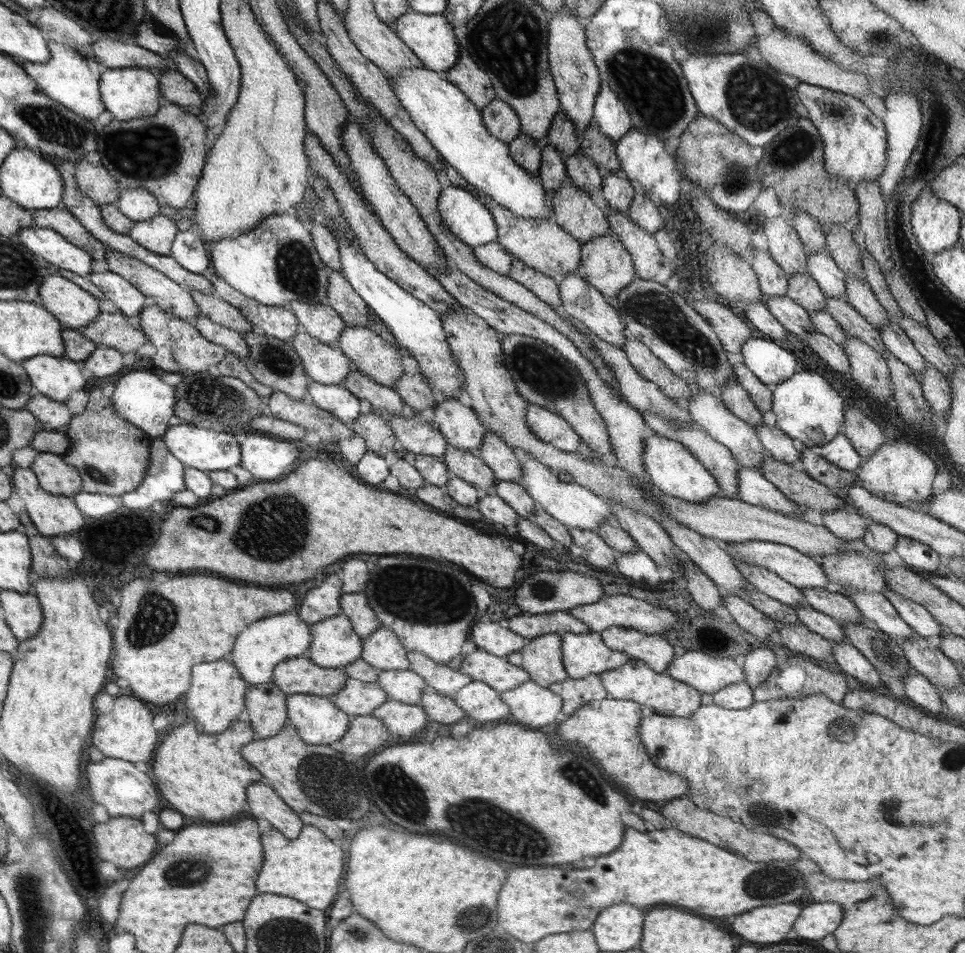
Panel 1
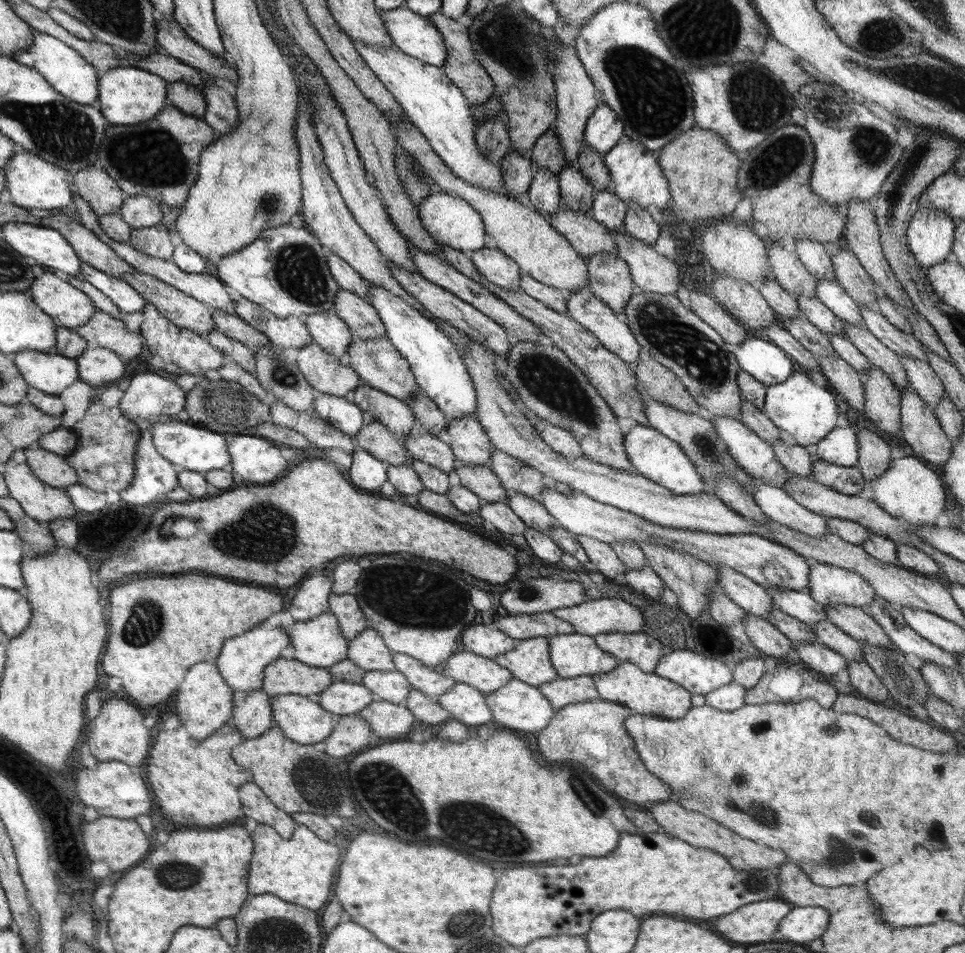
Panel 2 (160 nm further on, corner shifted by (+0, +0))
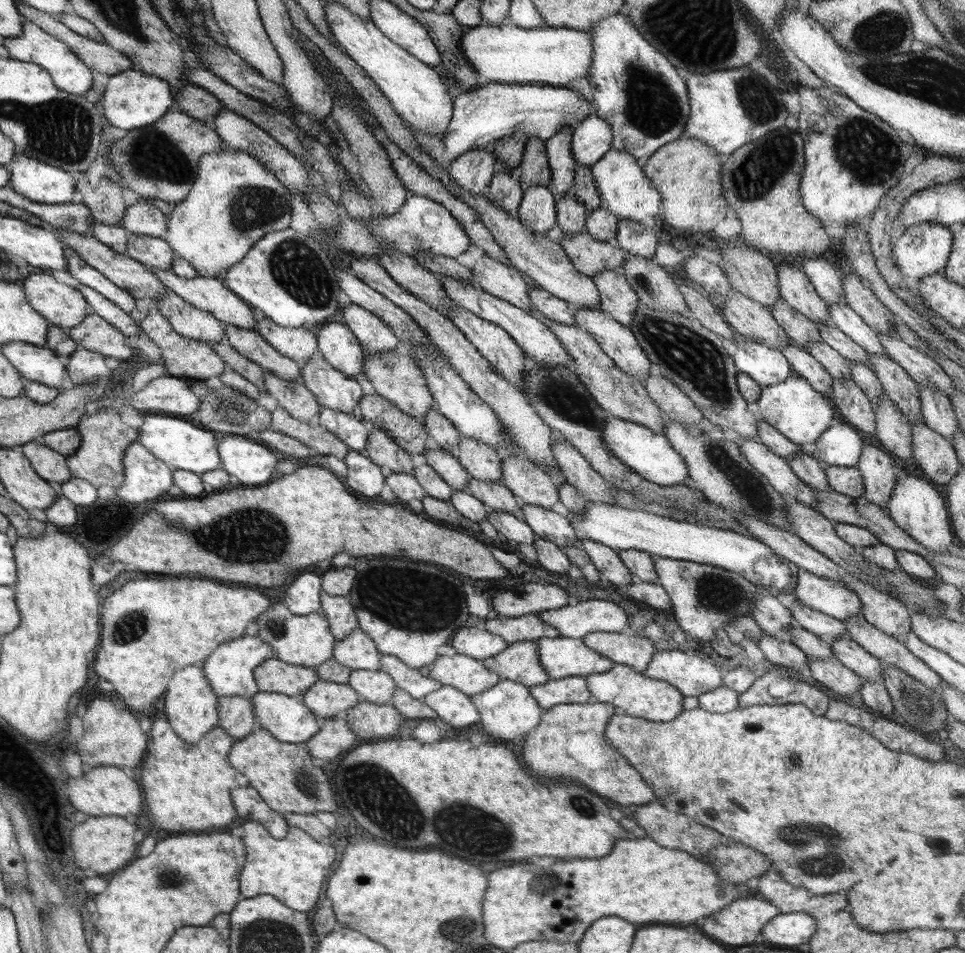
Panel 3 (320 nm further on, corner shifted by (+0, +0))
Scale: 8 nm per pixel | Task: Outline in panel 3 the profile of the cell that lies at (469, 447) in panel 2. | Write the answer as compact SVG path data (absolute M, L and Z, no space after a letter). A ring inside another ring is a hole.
M463 436L457 444L458 460L471 478L482 482L499 483L503 479L503 464L496 450L478 442L475 438Z

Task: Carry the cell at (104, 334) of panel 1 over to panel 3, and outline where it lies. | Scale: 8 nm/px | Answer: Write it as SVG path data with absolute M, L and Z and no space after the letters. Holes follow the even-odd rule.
M89 314L80 325L67 332L80 349L86 348L119 361L132 356L132 348L126 345L126 336L99 314Z

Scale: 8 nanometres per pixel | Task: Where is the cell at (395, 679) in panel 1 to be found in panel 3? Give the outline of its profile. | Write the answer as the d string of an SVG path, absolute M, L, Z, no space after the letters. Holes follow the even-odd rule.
M351 670L347 685L357 692L359 702L388 705L394 700L398 690L395 679L381 670Z

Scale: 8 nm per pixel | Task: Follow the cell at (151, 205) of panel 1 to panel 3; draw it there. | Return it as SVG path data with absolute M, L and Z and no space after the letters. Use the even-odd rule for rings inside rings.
M140 200L128 206L121 225L130 233L144 236L162 237L167 230L166 216L152 204L152 201Z

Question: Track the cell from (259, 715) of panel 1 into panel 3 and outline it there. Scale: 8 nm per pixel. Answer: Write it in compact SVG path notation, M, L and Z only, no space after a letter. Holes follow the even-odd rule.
M222 696L219 698L219 727L235 740L246 738L258 728L249 698Z

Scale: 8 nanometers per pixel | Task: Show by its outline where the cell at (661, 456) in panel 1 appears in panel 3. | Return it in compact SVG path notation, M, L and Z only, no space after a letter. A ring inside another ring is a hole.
M608 415L601 430L601 439L606 448L612 452L618 461L640 475L641 478L659 486L678 486L685 484L688 477L688 467L682 456L672 448L663 434L656 434L635 422L628 422L621 418Z

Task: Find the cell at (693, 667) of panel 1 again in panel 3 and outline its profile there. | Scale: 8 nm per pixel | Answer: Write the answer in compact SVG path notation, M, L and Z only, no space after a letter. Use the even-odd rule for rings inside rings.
M678 650L656 652L644 676L668 682L683 696L700 696L723 686L722 671L705 659Z

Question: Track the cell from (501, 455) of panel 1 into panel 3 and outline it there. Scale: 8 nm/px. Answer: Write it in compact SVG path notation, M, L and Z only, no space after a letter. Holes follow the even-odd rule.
M512 456L502 460L503 479L505 485L521 503L534 504L551 510L558 504L558 487L554 478L546 474L529 459Z

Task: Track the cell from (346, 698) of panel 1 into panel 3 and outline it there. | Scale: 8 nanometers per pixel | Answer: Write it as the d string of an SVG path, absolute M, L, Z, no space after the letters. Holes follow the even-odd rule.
M318 680L303 695L308 710L318 715L321 721L344 712L359 703L357 692L347 684Z

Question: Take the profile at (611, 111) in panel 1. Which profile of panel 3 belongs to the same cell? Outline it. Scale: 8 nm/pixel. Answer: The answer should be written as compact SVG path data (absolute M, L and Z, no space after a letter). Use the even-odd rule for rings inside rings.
M590 114L575 126L572 133L571 151L578 165L596 164L612 146L612 129L604 119Z

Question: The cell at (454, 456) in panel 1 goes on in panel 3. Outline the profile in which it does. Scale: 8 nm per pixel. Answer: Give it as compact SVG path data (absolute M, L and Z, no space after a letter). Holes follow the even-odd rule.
M471 478L466 491L478 501L483 502L488 510L508 512L523 521L522 503L505 485L499 483L482 482Z

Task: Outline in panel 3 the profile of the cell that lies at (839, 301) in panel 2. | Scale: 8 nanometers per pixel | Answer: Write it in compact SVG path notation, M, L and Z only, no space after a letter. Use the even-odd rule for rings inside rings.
M846 303L828 304L831 324L859 344L869 354L887 356L880 335L868 326Z

